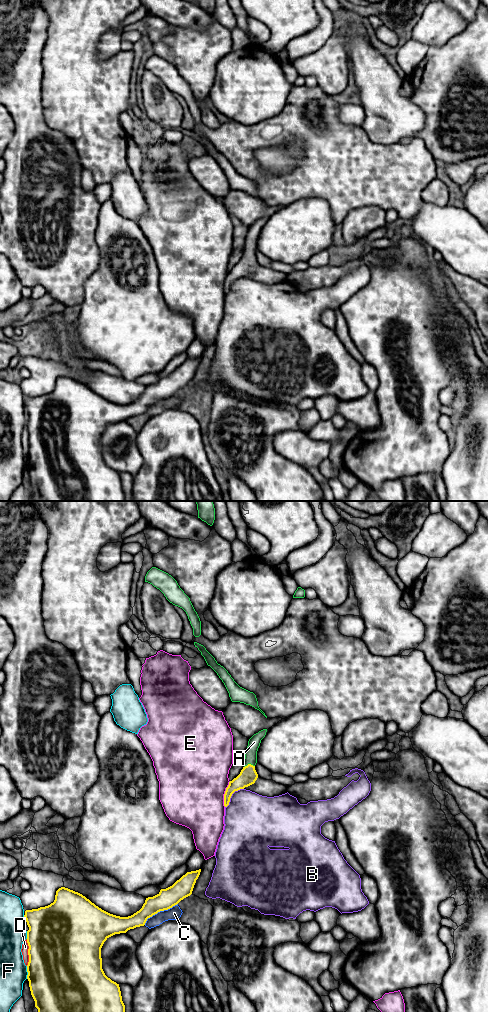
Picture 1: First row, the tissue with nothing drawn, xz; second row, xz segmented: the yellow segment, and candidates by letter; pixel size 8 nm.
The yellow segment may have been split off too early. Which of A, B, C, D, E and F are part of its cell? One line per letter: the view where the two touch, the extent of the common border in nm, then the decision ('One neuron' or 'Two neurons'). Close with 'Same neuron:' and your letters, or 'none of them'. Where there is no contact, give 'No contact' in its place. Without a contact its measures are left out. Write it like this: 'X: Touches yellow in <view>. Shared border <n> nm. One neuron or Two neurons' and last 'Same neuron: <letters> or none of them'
A: Touches yellow in xz. Shared border 90 nm. One neuron
B: Touches yellow in xz. Shared border 220 nm. Two neurons
C: Touches yellow in xz. Shared border 320 nm. Two neurons
D: Touches yellow in xz. Shared border 220 nm. Two neurons
E: Touches yellow in xz. Shared border 220 nm. Two neurons
F: Touches yellow in xz. Shared border 100 nm. Two neurons
Same neuron: A

